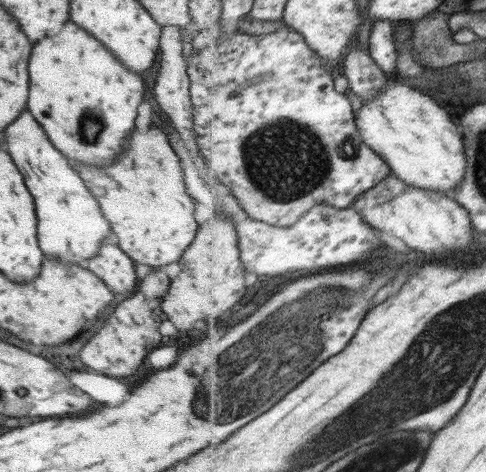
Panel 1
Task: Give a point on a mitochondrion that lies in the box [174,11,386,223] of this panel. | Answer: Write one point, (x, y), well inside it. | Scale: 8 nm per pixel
(285, 161)

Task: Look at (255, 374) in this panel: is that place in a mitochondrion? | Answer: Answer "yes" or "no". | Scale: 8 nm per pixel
yes

